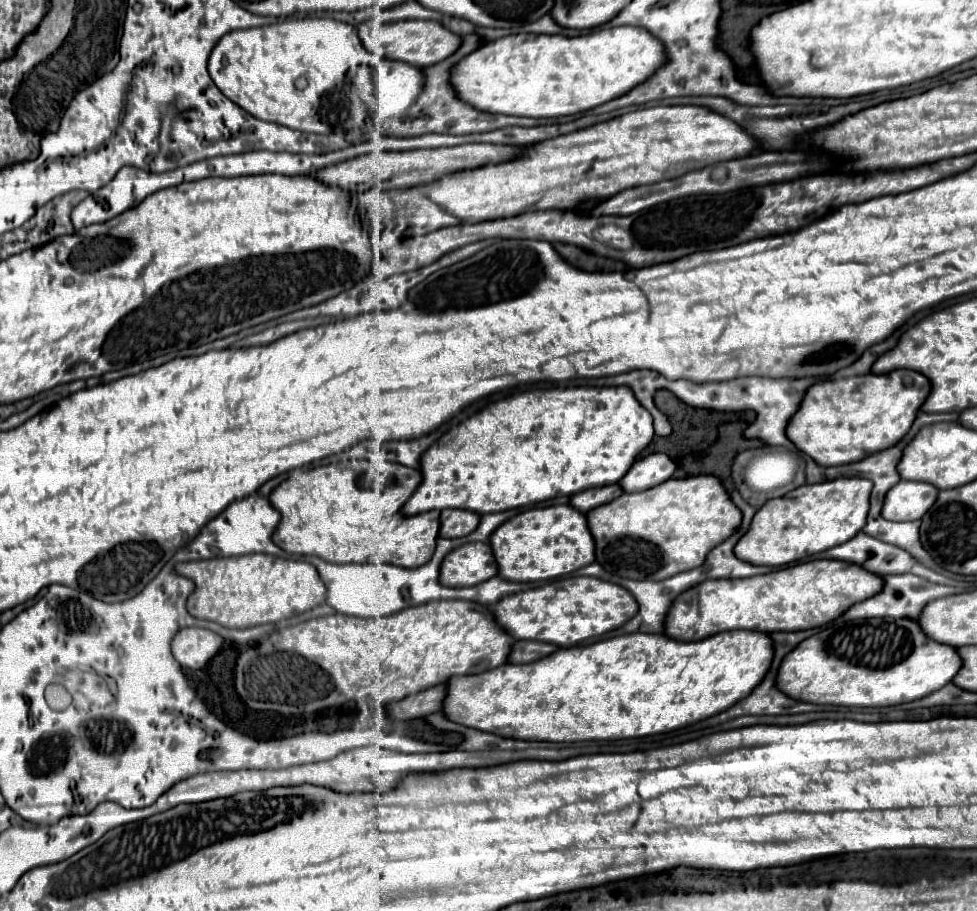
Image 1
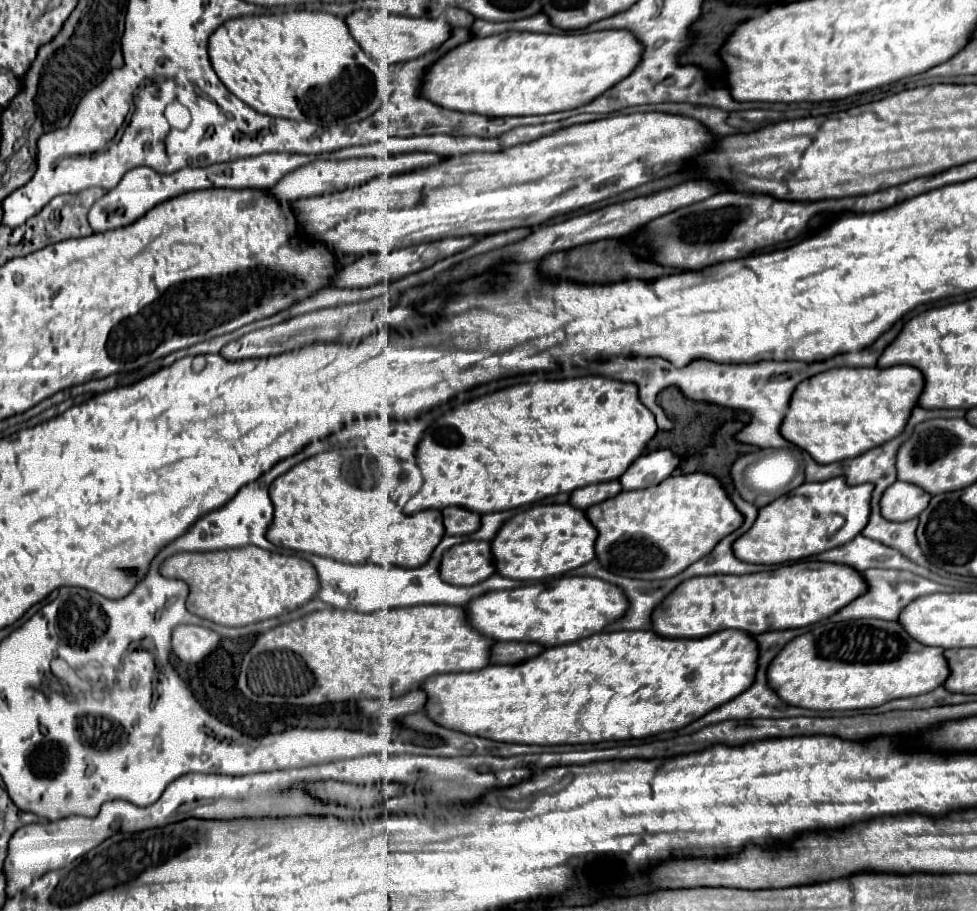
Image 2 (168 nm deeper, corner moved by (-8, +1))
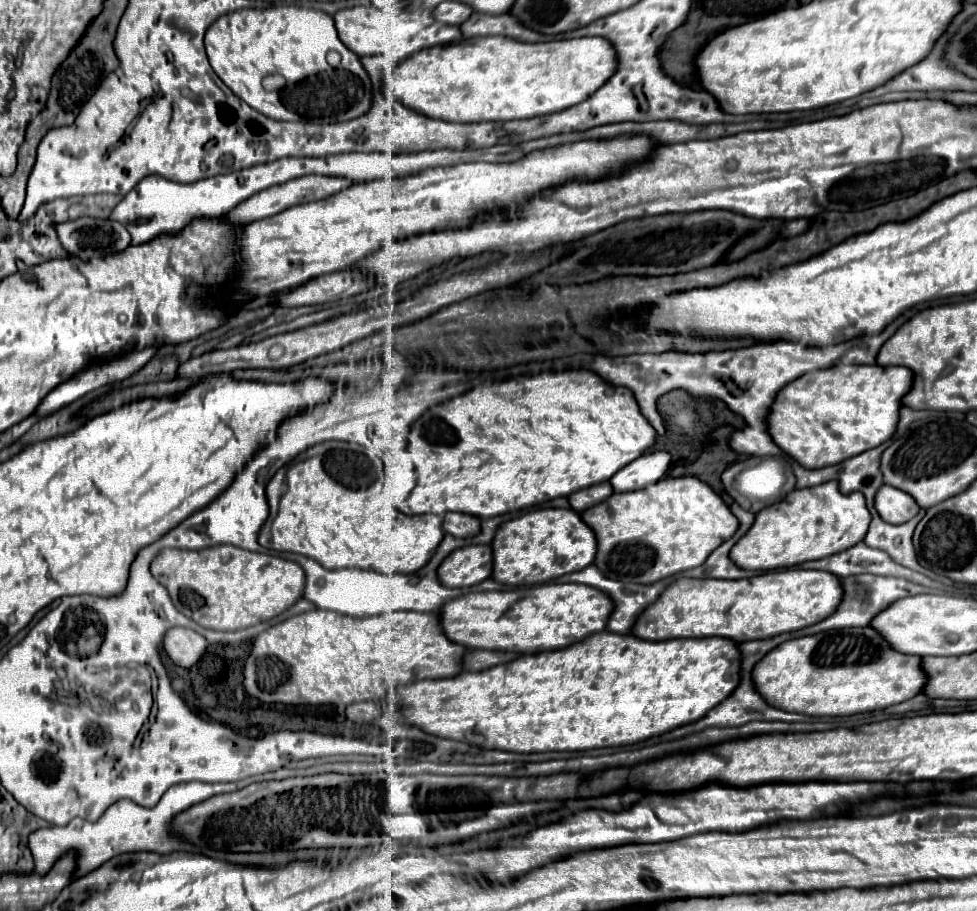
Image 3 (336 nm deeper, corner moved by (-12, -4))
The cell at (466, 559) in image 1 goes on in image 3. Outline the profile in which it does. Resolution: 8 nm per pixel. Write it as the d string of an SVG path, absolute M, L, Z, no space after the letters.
M465 545L455 549L437 569L447 587L473 587L491 577L491 545Z

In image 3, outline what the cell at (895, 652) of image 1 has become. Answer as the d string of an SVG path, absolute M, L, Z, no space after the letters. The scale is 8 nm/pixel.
M851 627L823 631L817 635L781 643L755 665L753 681L761 697L777 709L811 717L839 717L885 709L889 705L897 705L919 695L919 689L923 689L923 669L919 669L919 661L921 657L903 655L893 649L891 643L885 641L883 635L873 627Z

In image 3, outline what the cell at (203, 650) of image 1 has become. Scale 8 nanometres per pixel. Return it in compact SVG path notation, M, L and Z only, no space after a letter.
M185 627L169 629L163 641L163 647L167 655L173 659L173 663L179 667L187 667L187 669L199 661L207 645L209 643L203 635L199 635L197 631L185 629Z

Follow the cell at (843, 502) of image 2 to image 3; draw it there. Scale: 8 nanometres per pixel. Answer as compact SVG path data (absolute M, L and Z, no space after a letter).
M839 481L793 489L783 501L757 513L749 533L733 545L731 561L741 569L771 571L811 559L823 559L859 543L869 529L869 521L871 513L867 511L863 493L843 495L839 491Z

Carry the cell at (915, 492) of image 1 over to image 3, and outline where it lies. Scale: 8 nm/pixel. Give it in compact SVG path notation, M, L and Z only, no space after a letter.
M883 485L875 497L875 509L887 523L907 523L919 513L921 507L909 493Z

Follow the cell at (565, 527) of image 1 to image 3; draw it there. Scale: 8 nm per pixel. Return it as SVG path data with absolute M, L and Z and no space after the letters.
M537 509L503 523L493 547L493 579L505 585L533 585L579 571L595 559L595 533L573 509Z

